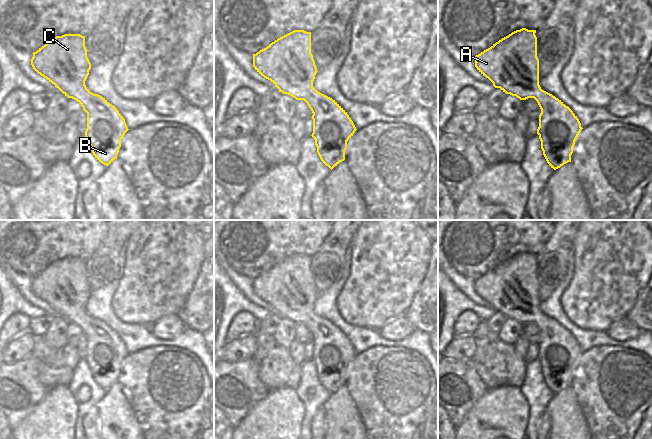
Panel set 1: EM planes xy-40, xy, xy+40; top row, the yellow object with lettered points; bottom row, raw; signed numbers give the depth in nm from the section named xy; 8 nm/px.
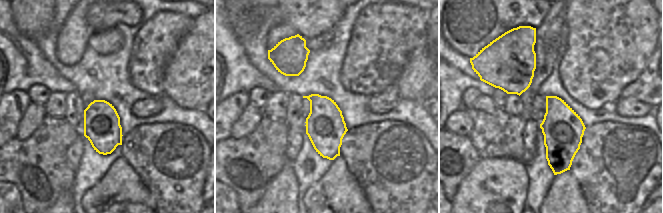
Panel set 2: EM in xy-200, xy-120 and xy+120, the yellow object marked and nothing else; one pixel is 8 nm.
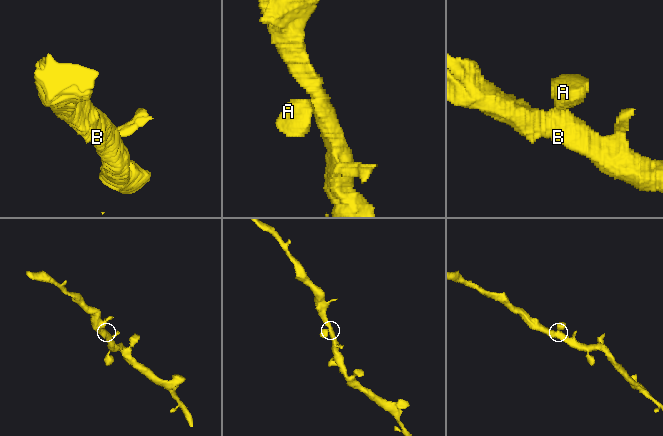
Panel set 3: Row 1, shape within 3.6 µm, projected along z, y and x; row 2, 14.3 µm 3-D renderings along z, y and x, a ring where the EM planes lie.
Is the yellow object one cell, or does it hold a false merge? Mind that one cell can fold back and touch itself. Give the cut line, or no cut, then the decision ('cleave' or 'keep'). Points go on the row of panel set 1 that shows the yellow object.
cut none; keep

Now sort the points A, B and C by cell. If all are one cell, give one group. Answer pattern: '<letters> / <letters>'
A B C

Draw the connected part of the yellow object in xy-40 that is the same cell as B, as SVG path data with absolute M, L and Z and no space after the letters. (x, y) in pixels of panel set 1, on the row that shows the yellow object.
M64 34L52 38L36 52L33 52L31 65L38 74L54 84L65 96L76 100L83 107L87 113L85 137L89 141L91 151L102 164L106 166L111 164L117 158L121 139L129 129L117 108L102 96L90 92L85 85L91 69L85 47L85 36Z

